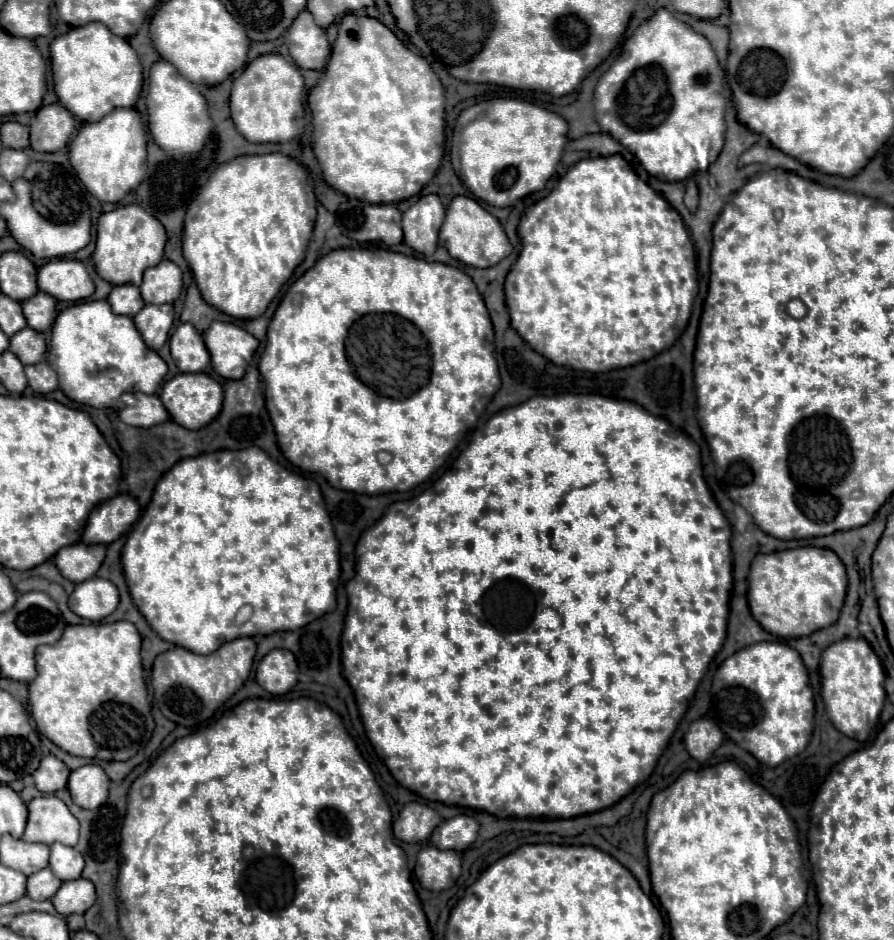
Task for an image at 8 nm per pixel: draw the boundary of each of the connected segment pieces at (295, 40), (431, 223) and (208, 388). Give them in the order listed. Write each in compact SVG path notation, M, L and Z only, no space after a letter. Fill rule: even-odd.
M308 10L300 12L292 28L288 28L286 44L292 60L302 70L322 70L330 56L330 44L326 32L314 22Z
M436 194L422 196L414 206L404 212L402 230L404 242L424 254L430 256L438 244L438 230L444 220L444 206Z
M176 374L164 384L160 400L176 424L188 430L200 430L218 416L222 408L222 386L208 374Z

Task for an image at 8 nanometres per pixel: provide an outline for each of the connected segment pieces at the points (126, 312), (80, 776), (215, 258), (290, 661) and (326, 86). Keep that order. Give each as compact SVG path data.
M134 284L114 286L108 296L108 302L112 306L112 312L122 314L122 316L130 316L130 318L144 306L140 290Z
M88 764L74 770L68 780L68 790L72 794L72 800L78 802L80 808L88 810L94 810L106 802L108 788L110 780L98 764Z
M280 152L264 156L240 156L218 166L188 206L182 238L182 254L192 268L202 298L220 312L250 320L266 312L268 304L290 280L294 268L304 260L317 215L317 200L307 171Z
M272 650L268 652L258 668L256 668L256 682L270 694L282 696L296 684L298 666L290 650Z
M346 14L332 46L324 80L310 92L314 154L322 176L338 192L368 204L394 204L416 196L438 172L444 156L444 88L430 64L410 52L380 20Z

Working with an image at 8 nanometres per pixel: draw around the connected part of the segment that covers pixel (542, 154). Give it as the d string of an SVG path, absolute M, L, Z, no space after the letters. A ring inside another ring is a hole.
M498 98L498 100L480 102L464 110L454 124L452 150L450 150L452 168L462 180L462 184L478 200L484 200L490 206L506 208L512 206L516 200L546 188L546 182L552 178L552 174L556 172L556 164L562 158L566 132L568 132L568 124L562 116L544 110L540 106L534 106L530 102L518 98Z

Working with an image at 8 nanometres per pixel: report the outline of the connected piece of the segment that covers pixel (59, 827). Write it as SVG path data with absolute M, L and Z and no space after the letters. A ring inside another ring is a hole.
M40 796L28 804L28 824L26 824L22 838L28 842L42 842L42 844L62 842L66 846L76 846L76 842L78 842L78 820L72 816L68 806L60 798Z

